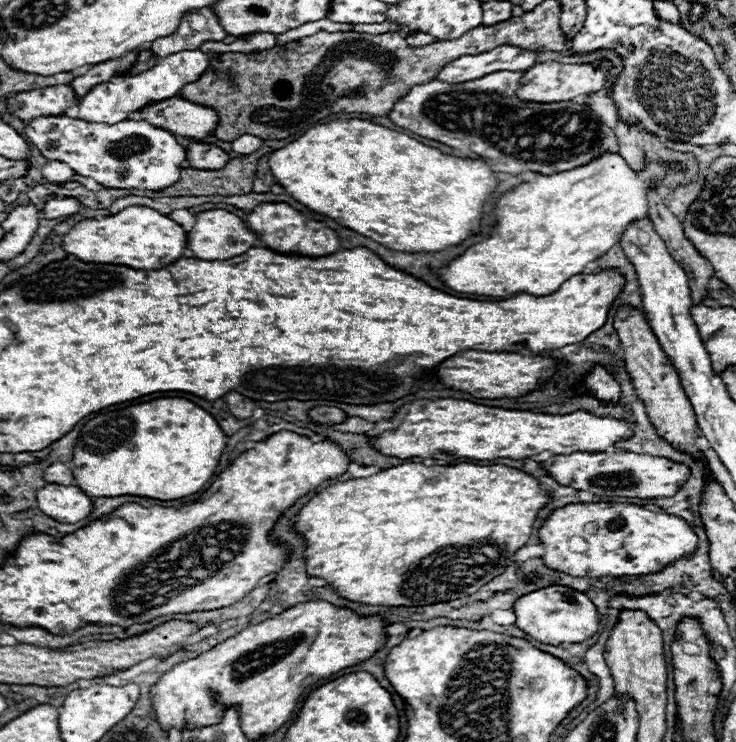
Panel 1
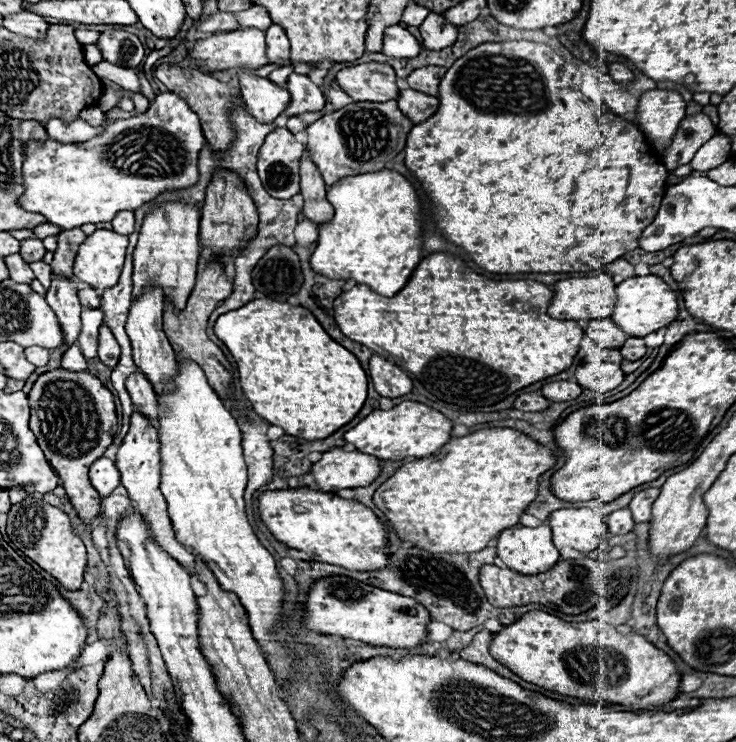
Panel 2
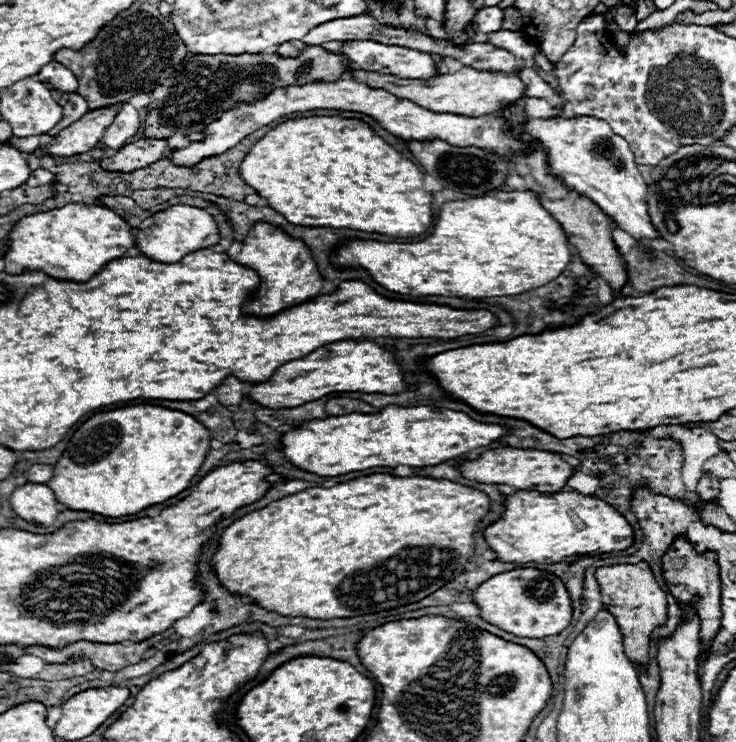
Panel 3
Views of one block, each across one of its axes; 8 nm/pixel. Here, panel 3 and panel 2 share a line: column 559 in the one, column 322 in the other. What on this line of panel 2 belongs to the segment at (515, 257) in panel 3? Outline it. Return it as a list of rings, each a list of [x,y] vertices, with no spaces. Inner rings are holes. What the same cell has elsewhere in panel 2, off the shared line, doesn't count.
[[[394,170],[344,176],[328,188],[328,200],[332,202],[336,214],[330,222],[320,224],[318,246],[310,256],[310,266],[316,274],[330,280],[354,280],[356,284],[366,284],[380,296],[394,296],[404,288],[410,274],[422,260],[420,248],[420,202],[414,186]]]

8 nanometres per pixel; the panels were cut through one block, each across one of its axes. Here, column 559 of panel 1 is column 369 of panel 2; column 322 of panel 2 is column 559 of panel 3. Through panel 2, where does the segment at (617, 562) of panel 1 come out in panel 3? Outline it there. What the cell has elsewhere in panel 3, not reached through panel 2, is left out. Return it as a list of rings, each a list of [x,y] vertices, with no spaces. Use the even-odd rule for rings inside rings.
[[[518,490],[506,496],[502,518],[484,530],[484,538],[502,562],[556,564],[574,556],[626,550],[634,544],[634,530],[614,506],[600,498],[566,490],[548,494]]]

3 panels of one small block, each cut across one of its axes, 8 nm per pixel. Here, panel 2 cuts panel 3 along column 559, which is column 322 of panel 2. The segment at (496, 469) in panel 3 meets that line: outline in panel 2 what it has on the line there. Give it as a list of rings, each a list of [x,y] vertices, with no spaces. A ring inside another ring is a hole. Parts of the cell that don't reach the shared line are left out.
[[[332,448],[322,454],[320,462],[314,462],[310,474],[322,492],[338,492],[342,488],[358,488],[370,484],[378,474],[378,458],[362,452],[346,452],[344,448]]]

